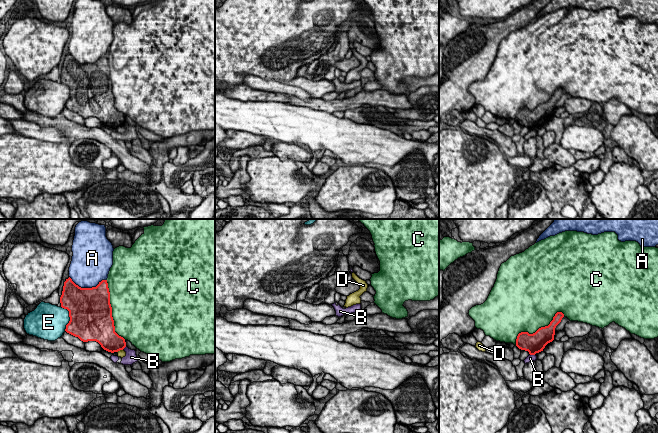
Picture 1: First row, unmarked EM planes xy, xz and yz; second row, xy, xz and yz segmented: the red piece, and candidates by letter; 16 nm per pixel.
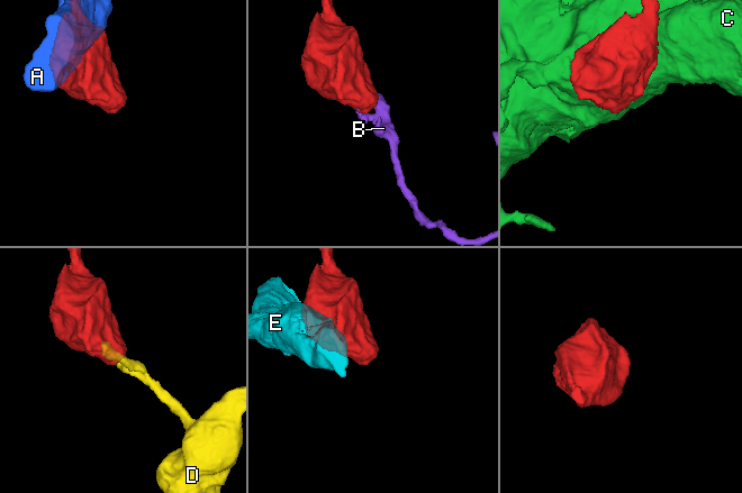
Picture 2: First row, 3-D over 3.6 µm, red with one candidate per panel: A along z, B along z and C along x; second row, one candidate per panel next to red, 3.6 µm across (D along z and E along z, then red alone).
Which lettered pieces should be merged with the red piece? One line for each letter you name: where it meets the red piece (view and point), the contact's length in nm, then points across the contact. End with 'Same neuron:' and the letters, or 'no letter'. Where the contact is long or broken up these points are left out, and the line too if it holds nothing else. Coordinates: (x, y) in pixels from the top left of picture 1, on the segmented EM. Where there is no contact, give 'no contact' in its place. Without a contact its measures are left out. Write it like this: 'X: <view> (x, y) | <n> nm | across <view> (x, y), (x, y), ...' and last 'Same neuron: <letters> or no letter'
Same neuron: no letter

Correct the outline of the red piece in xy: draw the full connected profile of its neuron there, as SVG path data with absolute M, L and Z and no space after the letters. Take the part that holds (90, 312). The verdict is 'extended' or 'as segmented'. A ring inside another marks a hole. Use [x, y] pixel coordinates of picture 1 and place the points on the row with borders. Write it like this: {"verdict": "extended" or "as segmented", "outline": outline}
{"verdict": "as segmented", "outline": "M69 277L64 282L60 303L69 311L67 333L83 342L96 341L111 353L126 347L125 339L115 332L107 280L96 287L81 288Z"}

